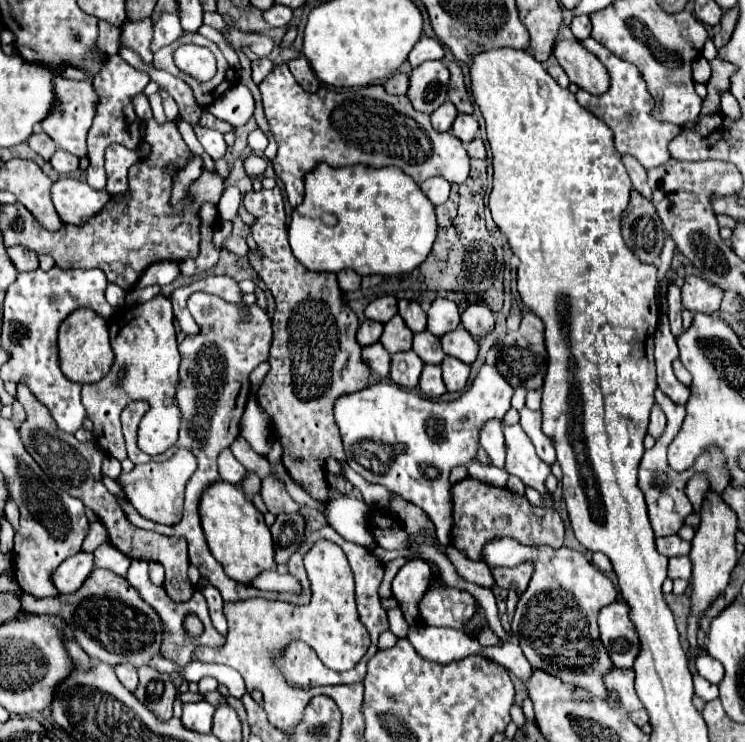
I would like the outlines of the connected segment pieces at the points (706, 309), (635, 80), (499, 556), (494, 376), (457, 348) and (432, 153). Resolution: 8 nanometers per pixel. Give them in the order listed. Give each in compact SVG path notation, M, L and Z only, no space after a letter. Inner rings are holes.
M686 276L684 286L682 286L682 304L690 312L702 312L702 314L712 314L714 310L720 308L722 302L722 290L706 282L700 276Z
M586 38L582 44L588 46L588 50L592 50L600 58L600 62L606 66L606 70L610 74L610 88L608 88L608 92L600 94L600 96L588 94L585 90L578 90L575 94L578 98L578 104L588 108L590 112L594 112L598 118L602 118L614 130L616 150L620 154L634 156L646 170L666 164L670 160L668 144L670 144L672 138L676 138L682 132L682 128L674 126L670 122L662 122L662 120L652 118L654 98L648 92L640 70L632 62L628 62L624 58L618 58L608 48L598 44L594 38Z
M494 538L492 542L486 542L482 548L482 562L488 566L518 566L522 562L530 562L534 572L532 578L528 582L528 588L520 594L514 618L512 618L512 634L518 638L520 648L524 652L524 656L528 658L528 662L532 666L536 666L538 670L544 670L548 674L556 674L562 678L562 668L554 670L550 666L566 666L572 672L578 672L576 676L576 686L586 690L590 696L600 698L600 690L606 690L602 678L604 674L608 674L614 664L600 640L600 632L598 632L598 612L608 606L610 602L616 602L618 592L612 584L612 580L600 572L592 562L588 562L584 558L584 554L572 550L572 548L550 548L550 546L524 546L520 542L516 542L514 538Z
M484 364L480 368L480 374L474 378L470 390L466 390L458 400L436 402L418 396L414 390L406 390L388 382L376 382L372 386L366 386L364 390L340 396L334 404L334 418L340 428L348 464L366 480L378 482L390 488L392 492L400 494L404 500L422 508L434 522L438 540L444 546L448 546L453 514L452 485L448 482L450 470L454 466L466 466L468 472L476 476L480 482L484 484L488 482L490 486L498 486L498 488L506 486L506 474L500 476L500 470L482 466L474 458L478 450L480 426L484 426L488 418L502 420L504 414L510 410L512 394L514 388L498 372L498 368L494 364ZM362 440L378 440L382 444L402 446L402 452L388 464L384 478L374 476L372 470L368 468L360 470L360 464L354 460L352 446ZM424 466L436 466L436 478L432 478L432 474L424 474Z
M462 326L442 336L442 348L444 348L444 354L456 356L458 360L464 360L466 364L472 364L478 356L476 340Z
M282 64L282 66L274 66L274 70L272 70L272 72L260 82L258 88L260 88L260 92L262 92L264 114L266 114L266 120L268 120L270 132L272 132L276 144L278 144L278 154L276 154L276 158L272 160L272 164L274 164L276 176L278 176L278 178L284 182L284 186L286 186L288 202L290 202L292 206L298 206L298 204L304 200L304 176L306 176L308 172L312 172L320 162L326 162L326 164L330 164L330 166L334 166L334 168L336 168L336 166L352 166L352 164L366 164L366 166L374 166L374 168L396 166L396 168L400 168L402 172L406 172L408 176L412 176L414 182L418 182L418 184L422 184L422 182L428 180L430 176L442 176L442 178L446 178L448 182L464 182L464 180L468 178L468 172L470 172L470 158L468 158L468 152L466 152L464 144L462 144L452 132L450 132L450 134L448 134L448 132L446 132L446 134L436 132L436 130L432 128L432 124L430 124L430 116L428 116L428 114L420 114L418 110L412 108L412 104L408 102L406 96L392 96L392 94L388 94L380 84L374 84L374 86L362 86L362 88L352 88L352 90L348 90L348 92L334 92L334 88L322 86L316 94L308 94L308 92L304 92L304 90L300 88L300 84L294 80L294 76L290 74L288 66Z

